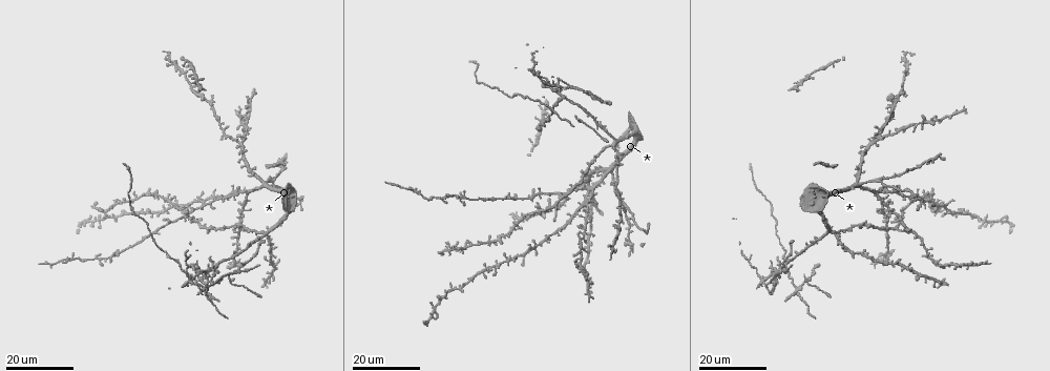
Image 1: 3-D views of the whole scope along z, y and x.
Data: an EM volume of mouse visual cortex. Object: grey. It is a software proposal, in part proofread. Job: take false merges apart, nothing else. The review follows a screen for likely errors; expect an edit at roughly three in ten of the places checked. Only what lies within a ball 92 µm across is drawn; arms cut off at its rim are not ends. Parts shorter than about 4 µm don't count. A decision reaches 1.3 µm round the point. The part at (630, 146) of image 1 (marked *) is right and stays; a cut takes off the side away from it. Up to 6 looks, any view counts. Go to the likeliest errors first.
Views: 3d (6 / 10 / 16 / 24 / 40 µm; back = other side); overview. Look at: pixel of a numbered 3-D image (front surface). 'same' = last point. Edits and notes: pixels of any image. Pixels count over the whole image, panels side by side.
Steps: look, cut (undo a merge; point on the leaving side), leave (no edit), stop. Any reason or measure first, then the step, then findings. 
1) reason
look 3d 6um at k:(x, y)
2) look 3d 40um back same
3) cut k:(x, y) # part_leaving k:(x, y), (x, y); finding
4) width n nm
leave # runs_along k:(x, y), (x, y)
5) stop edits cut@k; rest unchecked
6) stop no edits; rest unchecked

four or more arms meet
look 3d 16um at 1:(555, 206)

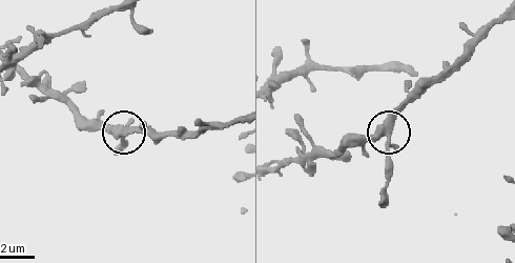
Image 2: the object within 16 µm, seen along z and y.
look 3d 10um at 2:(383, 133)

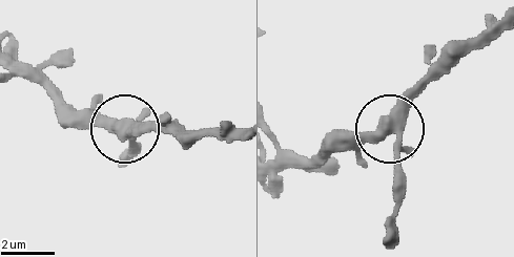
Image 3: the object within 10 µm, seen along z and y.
leave # runs_along 3:(504, 16), (395, 125), (395, 217); one cell here

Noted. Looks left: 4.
look 3d 24um at 1:(798, 293)

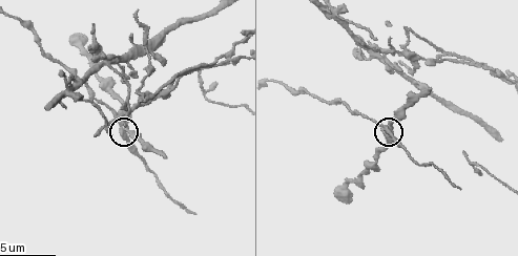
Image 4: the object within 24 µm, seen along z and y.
closer look
look 3d 6um at 4:(388, 124)

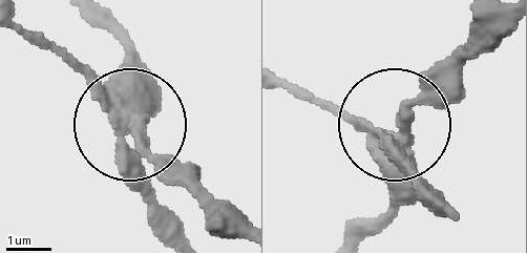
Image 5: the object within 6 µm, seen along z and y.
width 340 nm
cut 5:(160, 93) # part_leaving 5:(123, 116), (123, 51), (101, 17); two cells meet here

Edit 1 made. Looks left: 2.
looks like a crossing
look 3d 16um at 1:(589, 189)

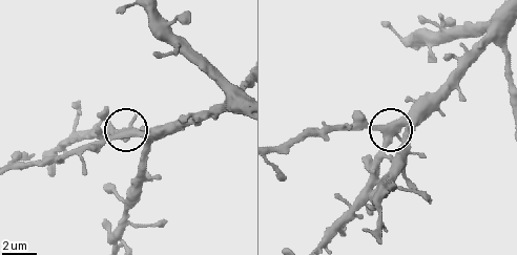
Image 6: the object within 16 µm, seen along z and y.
look 3d 6um at 6:(121, 133)

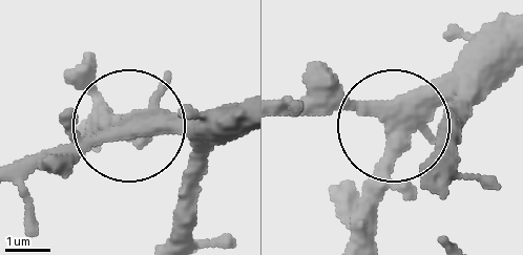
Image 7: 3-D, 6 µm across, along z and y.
width 380 nm
leave # runs_along 7:(244, 105), (153, 112), (18, 162); one cell here

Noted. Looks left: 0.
stop edits cut@5; rest unchecked

